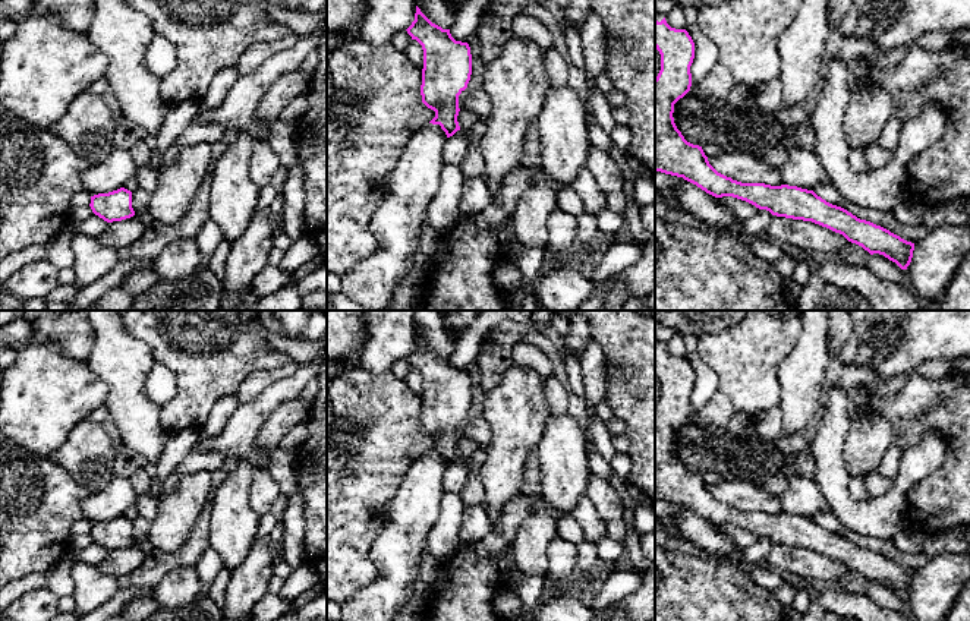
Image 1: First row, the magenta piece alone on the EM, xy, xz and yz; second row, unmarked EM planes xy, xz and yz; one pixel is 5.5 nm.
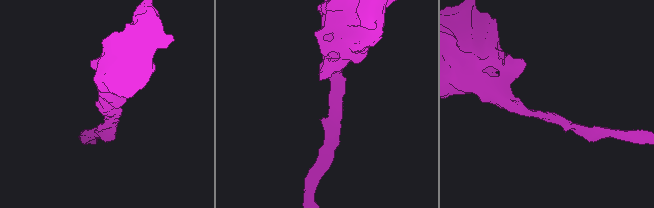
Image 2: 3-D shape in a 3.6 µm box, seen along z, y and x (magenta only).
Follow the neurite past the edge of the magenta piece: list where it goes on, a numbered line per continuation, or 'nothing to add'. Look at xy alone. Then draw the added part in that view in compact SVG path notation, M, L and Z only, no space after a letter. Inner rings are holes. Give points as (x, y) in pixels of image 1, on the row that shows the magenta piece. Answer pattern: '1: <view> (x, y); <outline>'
nothing to add

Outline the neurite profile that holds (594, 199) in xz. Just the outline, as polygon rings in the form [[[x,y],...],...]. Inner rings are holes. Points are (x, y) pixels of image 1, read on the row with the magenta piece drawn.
[[[586,167],[577,173],[569,187],[580,195],[586,212],[598,215],[607,208],[607,193],[599,189],[595,177]]]

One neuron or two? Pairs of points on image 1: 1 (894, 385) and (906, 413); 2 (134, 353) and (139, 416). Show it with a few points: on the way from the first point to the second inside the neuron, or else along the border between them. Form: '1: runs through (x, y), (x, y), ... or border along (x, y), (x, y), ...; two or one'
1: border along (910, 375), (897, 393), (884, 396), (869, 393); two
2: runs through (134, 369), (134, 400); one

